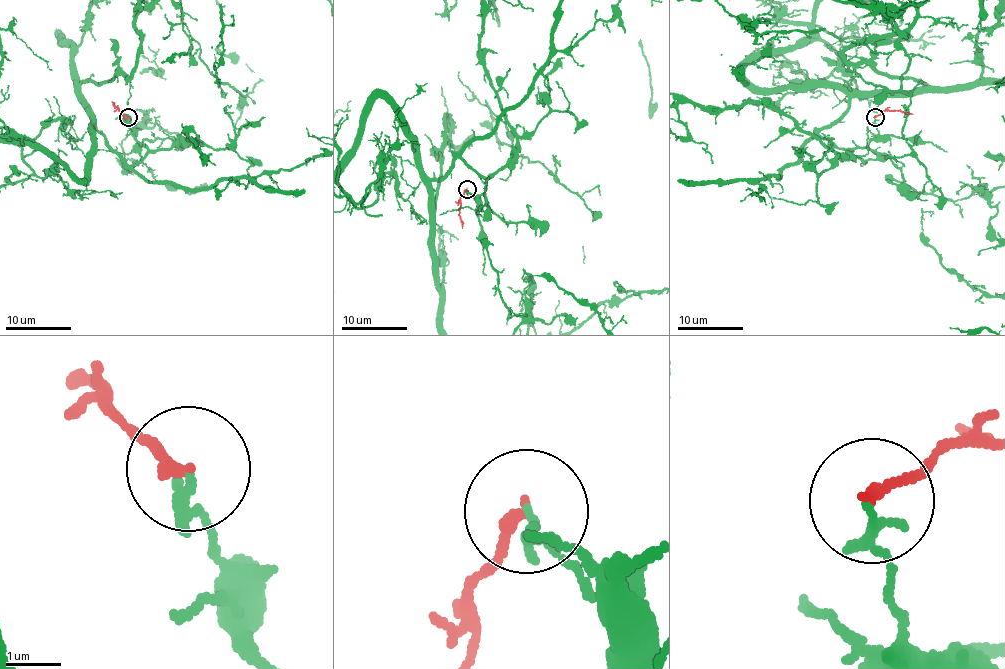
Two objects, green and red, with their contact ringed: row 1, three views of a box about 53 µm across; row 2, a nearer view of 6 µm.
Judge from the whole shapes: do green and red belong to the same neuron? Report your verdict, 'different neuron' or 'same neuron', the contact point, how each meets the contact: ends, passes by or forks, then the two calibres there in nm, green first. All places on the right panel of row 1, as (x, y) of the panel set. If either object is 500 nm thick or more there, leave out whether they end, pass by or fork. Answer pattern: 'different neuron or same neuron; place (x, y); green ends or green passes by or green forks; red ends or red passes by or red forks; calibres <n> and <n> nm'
different neuron; place (875, 117); green ends; red ends; calibres 190 and 220 nm

